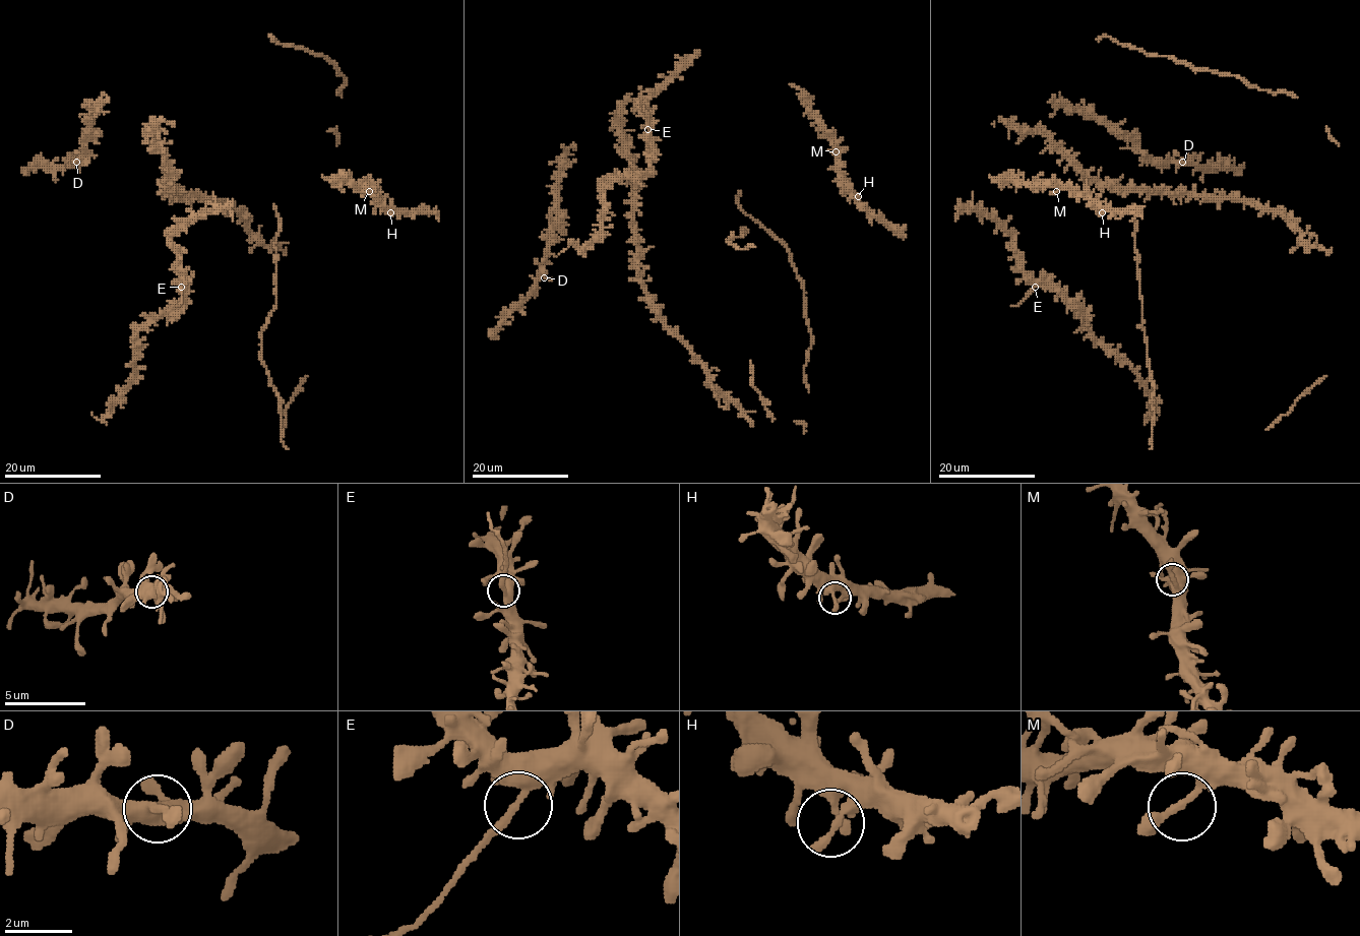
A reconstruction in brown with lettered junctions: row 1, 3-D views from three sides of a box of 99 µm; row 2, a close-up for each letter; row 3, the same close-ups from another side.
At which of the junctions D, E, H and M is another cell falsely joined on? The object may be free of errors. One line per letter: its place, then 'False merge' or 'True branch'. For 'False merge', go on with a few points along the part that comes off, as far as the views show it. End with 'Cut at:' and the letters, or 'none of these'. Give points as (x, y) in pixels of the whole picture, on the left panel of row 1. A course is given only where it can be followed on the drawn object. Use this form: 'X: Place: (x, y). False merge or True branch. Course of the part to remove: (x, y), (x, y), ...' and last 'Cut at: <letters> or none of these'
D: Place: (76, 162). True branch
E: Place: (181, 287). False merge. Course of the part to remove: (181, 287), (181, 303), (176, 306)
H: Place: (390, 212). True branch
M: Place: (369, 191). True branch
Cut at: E

